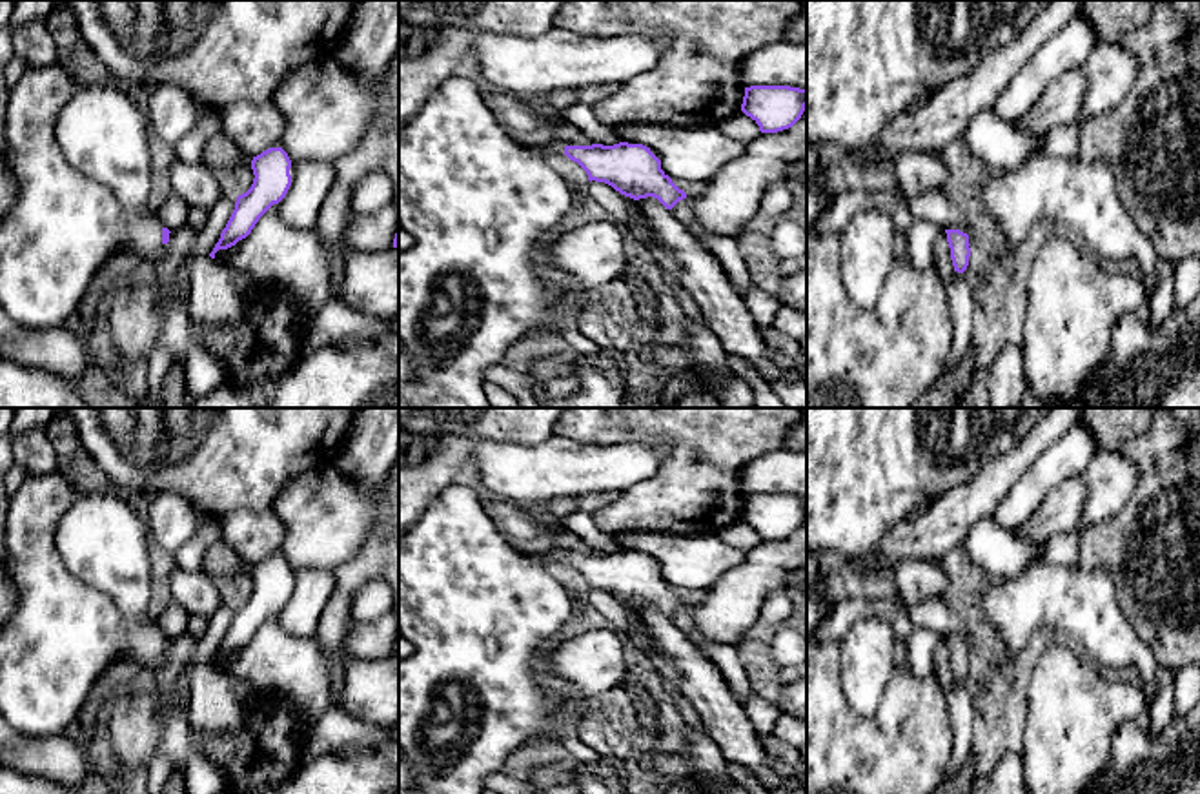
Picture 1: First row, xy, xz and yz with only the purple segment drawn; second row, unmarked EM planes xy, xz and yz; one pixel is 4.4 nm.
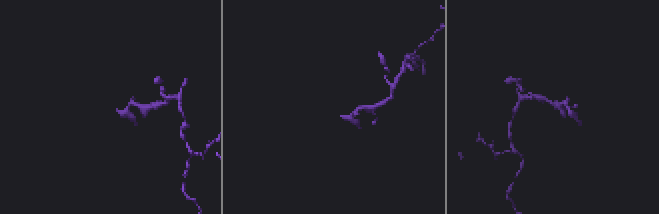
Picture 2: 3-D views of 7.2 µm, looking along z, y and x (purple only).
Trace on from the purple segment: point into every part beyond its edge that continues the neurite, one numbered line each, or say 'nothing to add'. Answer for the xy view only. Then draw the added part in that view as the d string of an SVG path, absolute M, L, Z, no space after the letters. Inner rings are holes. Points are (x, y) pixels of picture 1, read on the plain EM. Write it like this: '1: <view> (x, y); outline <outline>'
1: xy (64, 632); outline M60 473L27 477L9 499L5 512L5 557L0 565L16 590L16 608L0 628L0 716L13 730L29 738L64 736L97 677L118 657L133 659L146 668L151 668L162 657L162 632L155 619L131 621L124 617L107 594L76 579L62 563L55 546L55 534L62 514L71 508L75 499L73 486Z

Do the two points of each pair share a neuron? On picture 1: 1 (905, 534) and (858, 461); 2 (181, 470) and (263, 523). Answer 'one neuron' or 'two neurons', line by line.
1: two neurons
2: two neurons

